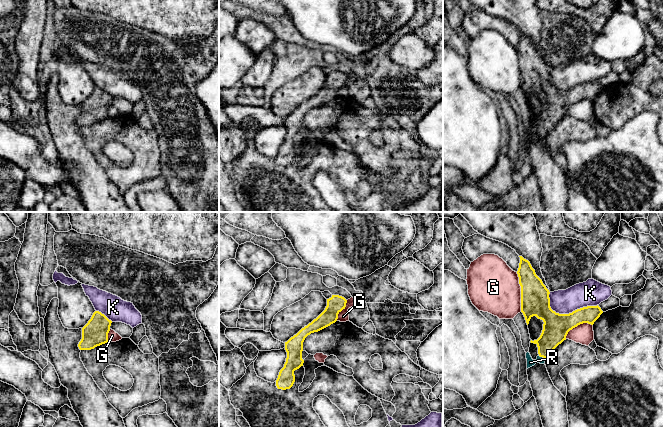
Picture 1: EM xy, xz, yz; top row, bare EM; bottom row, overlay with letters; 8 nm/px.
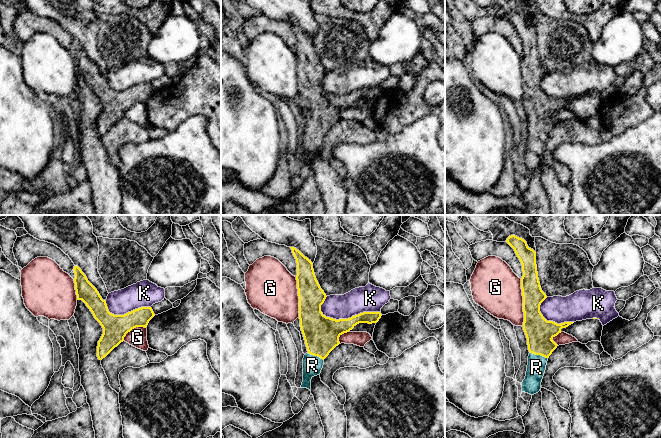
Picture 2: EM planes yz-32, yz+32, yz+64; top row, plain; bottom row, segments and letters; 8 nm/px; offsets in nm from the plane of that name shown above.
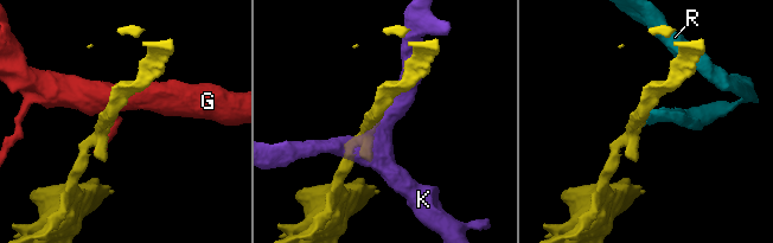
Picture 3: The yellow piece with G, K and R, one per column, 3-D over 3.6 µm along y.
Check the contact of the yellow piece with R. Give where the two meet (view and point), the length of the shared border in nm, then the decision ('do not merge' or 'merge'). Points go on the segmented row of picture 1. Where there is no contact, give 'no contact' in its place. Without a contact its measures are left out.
yz (542, 356) | 70 nm | merge

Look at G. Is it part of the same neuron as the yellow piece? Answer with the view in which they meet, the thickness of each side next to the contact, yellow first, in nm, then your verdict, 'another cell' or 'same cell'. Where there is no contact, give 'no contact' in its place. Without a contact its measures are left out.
yz | 240/420 nm | another cell

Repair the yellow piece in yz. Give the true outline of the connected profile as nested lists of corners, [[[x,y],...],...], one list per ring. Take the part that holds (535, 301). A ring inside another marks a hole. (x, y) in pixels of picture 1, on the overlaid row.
[[[522,256],[519,257],[517,274],[521,286],[521,312],[527,325],[533,316],[544,322],[540,337],[530,341],[537,345],[539,355],[533,360],[530,353],[526,353],[528,369],[536,363],[544,364],[553,350],[566,340],[570,330],[583,323],[593,325],[603,311],[597,305],[583,307],[569,314],[556,313],[550,307],[549,290],[536,275],[530,262]]]

